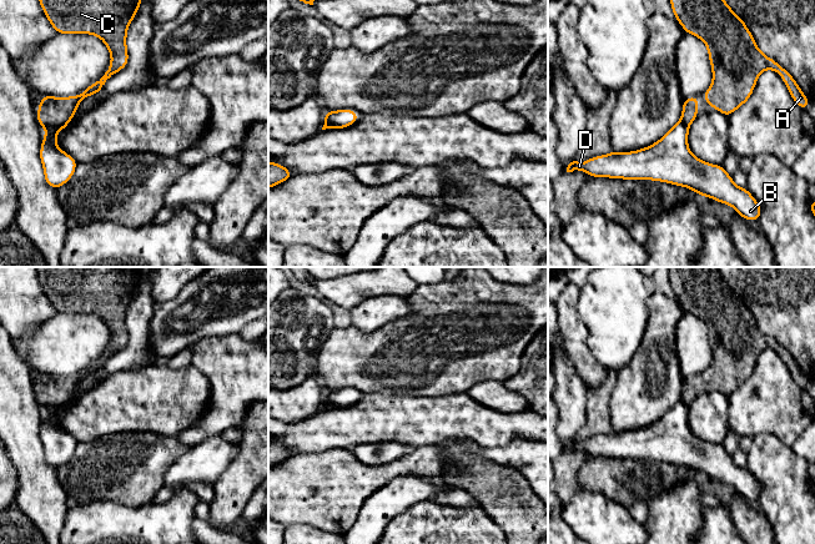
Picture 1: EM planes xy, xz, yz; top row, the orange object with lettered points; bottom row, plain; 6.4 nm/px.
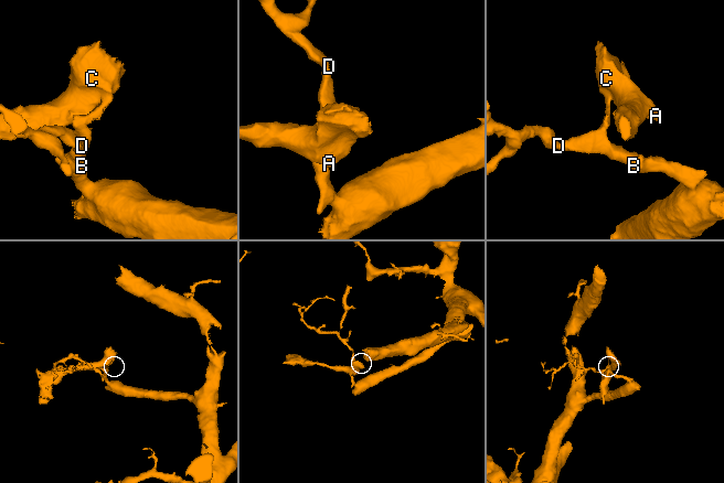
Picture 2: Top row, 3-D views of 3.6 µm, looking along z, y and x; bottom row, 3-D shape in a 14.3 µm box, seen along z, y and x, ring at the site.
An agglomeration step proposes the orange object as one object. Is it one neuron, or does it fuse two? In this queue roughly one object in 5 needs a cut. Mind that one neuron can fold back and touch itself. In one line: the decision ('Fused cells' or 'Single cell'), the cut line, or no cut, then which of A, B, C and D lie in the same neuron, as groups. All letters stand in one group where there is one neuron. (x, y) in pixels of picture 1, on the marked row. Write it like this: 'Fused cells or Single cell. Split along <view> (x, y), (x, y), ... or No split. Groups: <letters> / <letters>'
Fused cells. Split along xy (68, 121), (51, 129). Groups: A C / B D

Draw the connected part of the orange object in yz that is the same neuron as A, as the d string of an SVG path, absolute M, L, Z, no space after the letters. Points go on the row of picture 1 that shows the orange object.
M670 0L670 4L674 17L680 22L684 31L703 40L708 47L713 82L704 92L704 99L711 107L729 117L749 100L759 75L770 69L780 74L793 100L801 110L806 111L810 101L791 74L758 49L745 22L729 7L725 0Z

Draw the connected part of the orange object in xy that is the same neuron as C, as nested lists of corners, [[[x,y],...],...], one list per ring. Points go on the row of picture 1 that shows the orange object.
[[[39,0],[40,5],[57,34],[91,34],[99,36],[107,46],[111,54],[111,65],[105,75],[96,82],[92,82],[85,91],[71,97],[54,97],[46,95],[40,99],[36,117],[41,127],[52,129],[70,122],[76,114],[79,104],[101,91],[107,79],[122,70],[129,62],[126,47],[127,27],[136,16],[141,0]]]

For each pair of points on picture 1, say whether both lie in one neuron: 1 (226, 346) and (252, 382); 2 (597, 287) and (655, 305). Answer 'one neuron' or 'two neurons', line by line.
1: one neuron
2: two neurons

